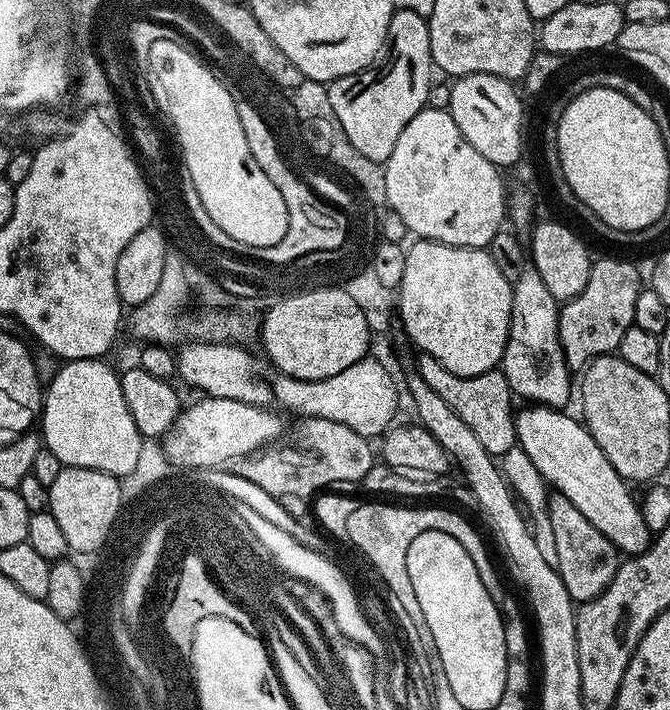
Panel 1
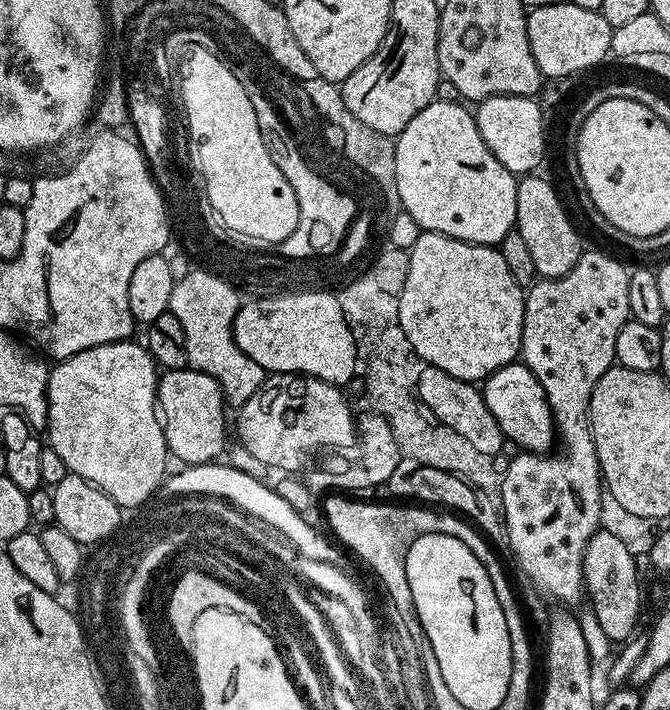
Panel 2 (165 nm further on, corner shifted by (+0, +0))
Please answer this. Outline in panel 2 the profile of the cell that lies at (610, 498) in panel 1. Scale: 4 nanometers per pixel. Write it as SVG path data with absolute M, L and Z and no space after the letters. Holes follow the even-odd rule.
M522 362L502 366L493 376L483 381L482 391L486 406L490 406L490 414L494 414L505 437L514 439L525 452L548 454L553 451L558 440L556 423L552 420L552 411L542 386L528 367Z

